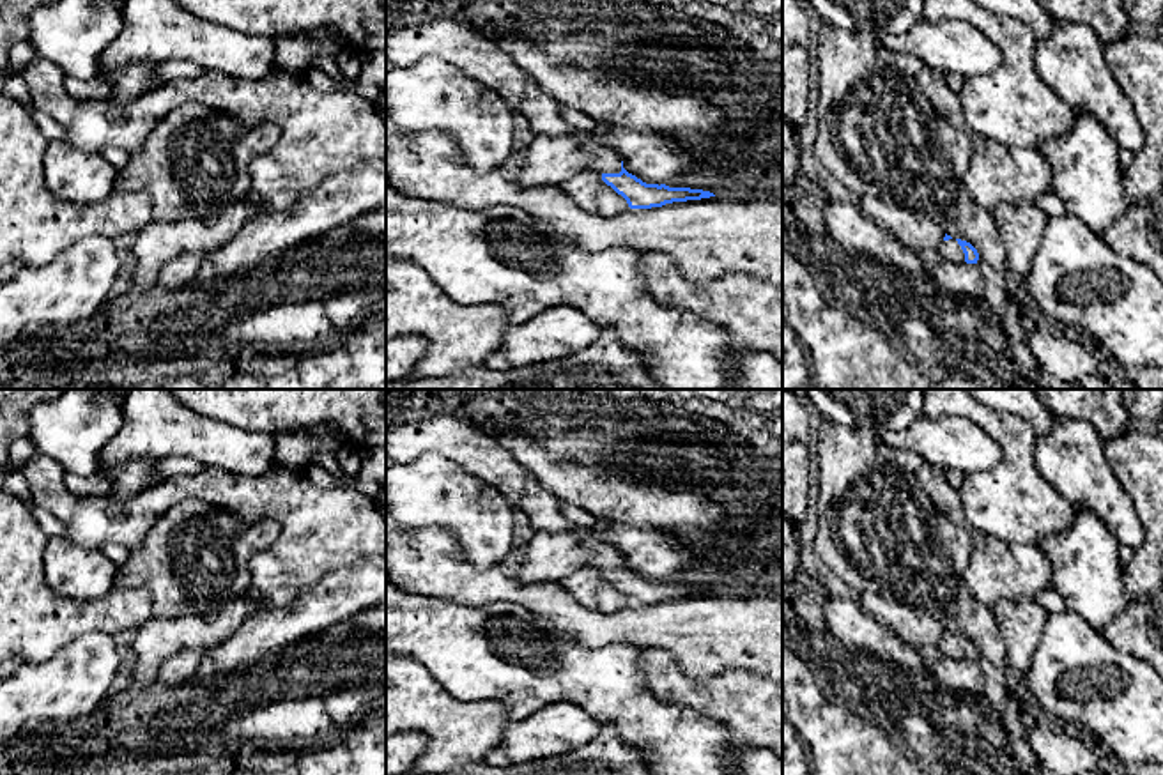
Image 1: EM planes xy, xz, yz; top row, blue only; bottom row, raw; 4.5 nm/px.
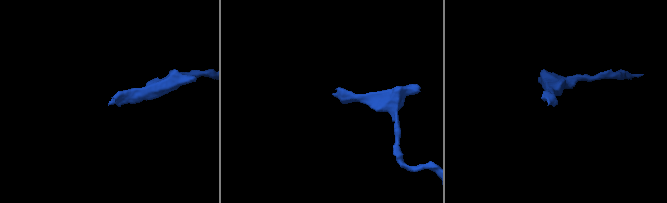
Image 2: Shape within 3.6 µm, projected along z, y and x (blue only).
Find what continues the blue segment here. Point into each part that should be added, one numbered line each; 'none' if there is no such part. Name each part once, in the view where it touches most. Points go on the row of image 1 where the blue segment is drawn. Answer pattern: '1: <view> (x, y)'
1: yz (951, 250)

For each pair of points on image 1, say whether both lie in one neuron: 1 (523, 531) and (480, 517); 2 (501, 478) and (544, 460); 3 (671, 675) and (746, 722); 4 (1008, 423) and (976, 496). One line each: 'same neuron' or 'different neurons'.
1: different neurons
2: different neurons
3: same neuron
4: same neuron

